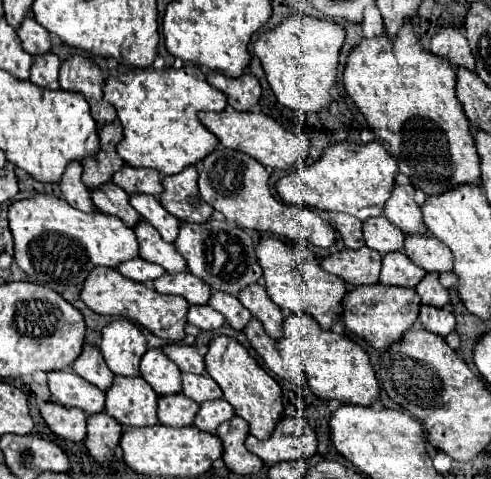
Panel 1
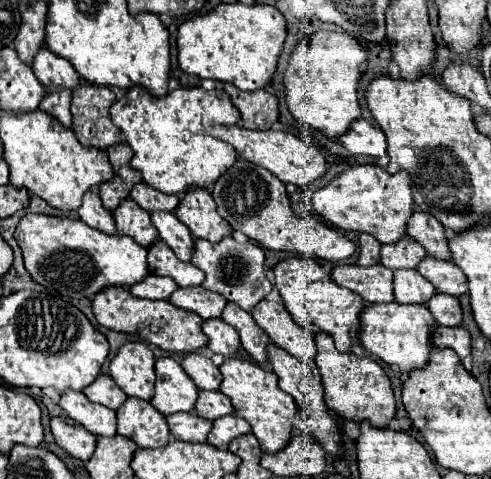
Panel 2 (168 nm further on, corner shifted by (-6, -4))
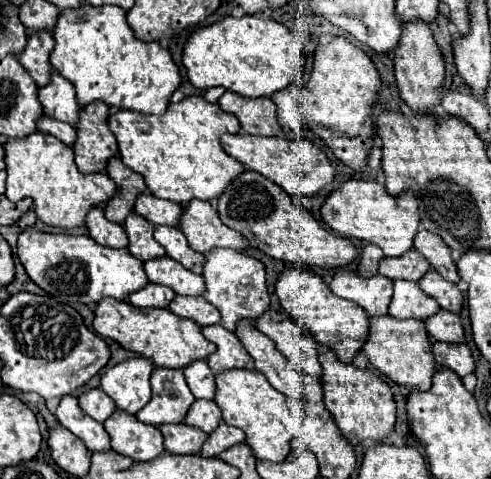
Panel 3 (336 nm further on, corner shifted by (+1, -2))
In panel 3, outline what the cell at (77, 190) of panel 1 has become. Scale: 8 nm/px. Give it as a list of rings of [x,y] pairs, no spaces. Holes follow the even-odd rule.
[[[95,208],[87,214],[87,228],[89,228],[91,238],[97,240],[101,246],[127,248],[127,244],[129,244],[123,226],[109,222],[103,214],[103,208]]]

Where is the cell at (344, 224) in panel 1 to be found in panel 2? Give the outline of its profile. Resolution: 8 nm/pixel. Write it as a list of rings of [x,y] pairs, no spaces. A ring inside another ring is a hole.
[[[358,234],[358,246],[360,246],[360,254],[358,254],[358,264],[360,266],[370,266],[370,264],[376,264],[380,254],[380,242],[368,234]]]

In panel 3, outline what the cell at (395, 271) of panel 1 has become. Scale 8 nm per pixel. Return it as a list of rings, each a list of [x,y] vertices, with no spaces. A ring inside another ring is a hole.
[[[397,280],[395,282],[395,294],[389,306],[389,316],[405,320],[405,318],[417,318],[427,320],[429,316],[437,314],[441,308],[435,302],[435,298],[429,298],[417,282]]]

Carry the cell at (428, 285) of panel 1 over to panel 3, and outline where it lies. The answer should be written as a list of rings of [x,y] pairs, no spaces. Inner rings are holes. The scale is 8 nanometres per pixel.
[[[439,310],[433,318],[429,318],[429,322],[425,322],[425,326],[427,326],[427,334],[435,342],[461,344],[465,340],[463,326],[461,326],[461,318],[457,314]]]

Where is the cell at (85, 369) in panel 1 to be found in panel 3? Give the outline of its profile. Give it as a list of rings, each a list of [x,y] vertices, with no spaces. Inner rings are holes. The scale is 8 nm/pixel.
[[[99,388],[87,390],[79,396],[81,410],[97,422],[105,422],[115,412],[115,402]]]

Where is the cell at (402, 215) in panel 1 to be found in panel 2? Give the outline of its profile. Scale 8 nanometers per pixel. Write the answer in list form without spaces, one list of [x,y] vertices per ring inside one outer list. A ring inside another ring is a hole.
[[[412,212],[408,218],[408,232],[410,238],[418,240],[426,252],[434,258],[444,258],[450,260],[450,250],[448,250],[448,238],[444,232],[444,226],[428,212]]]

